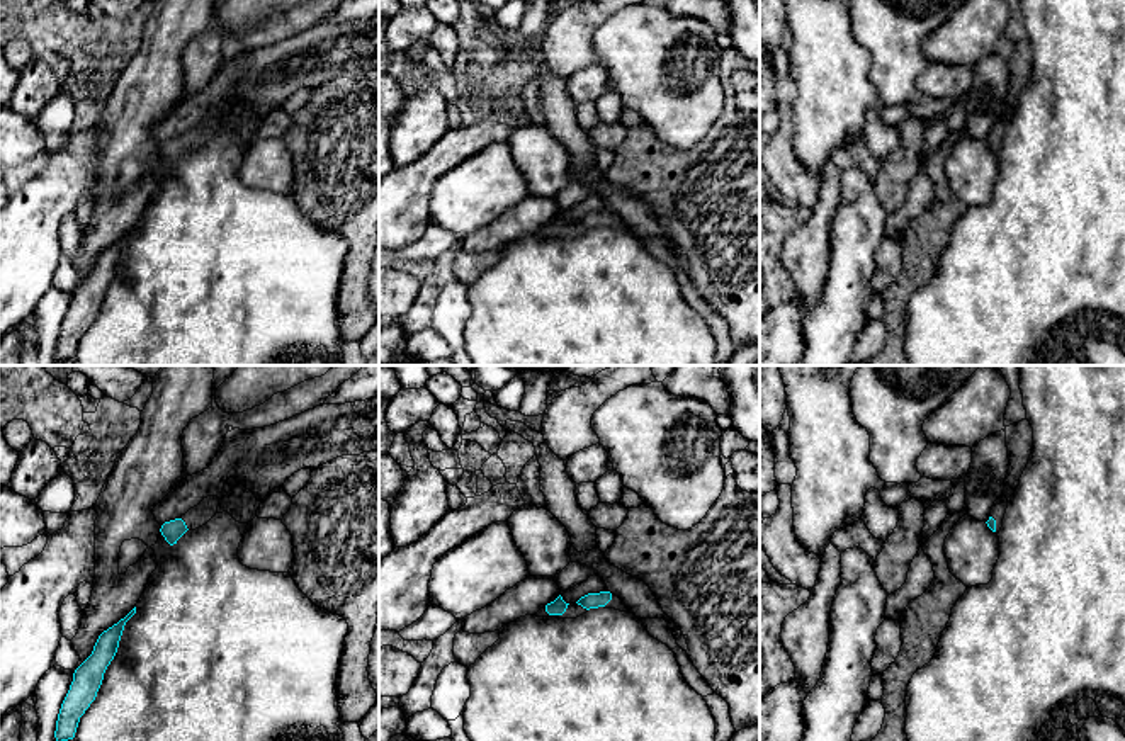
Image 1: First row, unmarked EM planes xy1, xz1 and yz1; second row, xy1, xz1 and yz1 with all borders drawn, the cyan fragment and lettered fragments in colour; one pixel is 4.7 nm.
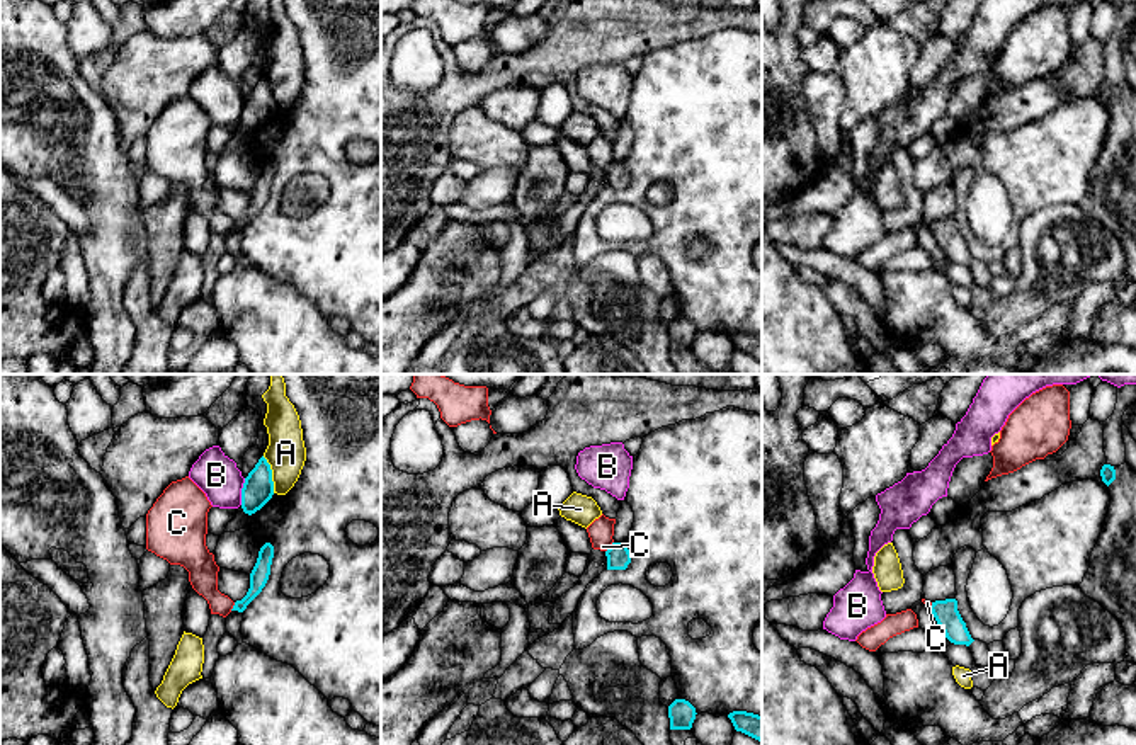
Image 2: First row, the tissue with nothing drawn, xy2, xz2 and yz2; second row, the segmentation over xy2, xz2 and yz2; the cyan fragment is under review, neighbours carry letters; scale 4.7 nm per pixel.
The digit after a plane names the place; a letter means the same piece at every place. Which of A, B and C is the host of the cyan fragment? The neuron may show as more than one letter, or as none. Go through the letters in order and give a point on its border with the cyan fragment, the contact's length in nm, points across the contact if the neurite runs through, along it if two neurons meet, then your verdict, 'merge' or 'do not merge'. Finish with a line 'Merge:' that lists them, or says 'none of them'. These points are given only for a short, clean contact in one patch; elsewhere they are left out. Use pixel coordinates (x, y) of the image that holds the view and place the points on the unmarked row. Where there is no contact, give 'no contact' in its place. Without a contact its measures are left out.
A: contact xy2 (271, 94); length 190 nm; do not merge
B: contact xy2 (242, 111); length 130 nm; border xy2 (245, 97), (240, 123); do not merge
C: contact xz2 (611, 165); length 70 nm; border xz2 (613, 160), (606, 170); do not merge
Merge: none of them

